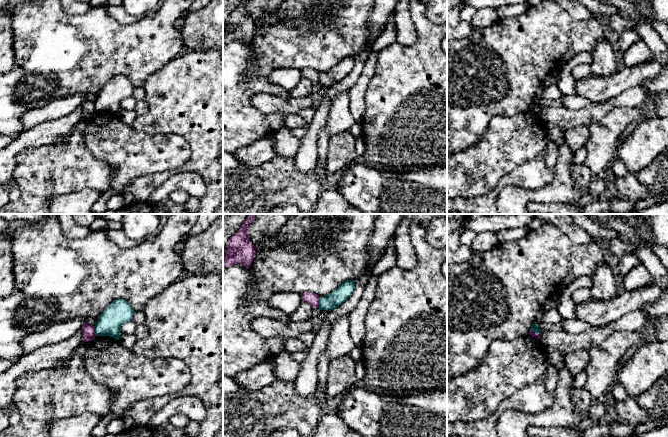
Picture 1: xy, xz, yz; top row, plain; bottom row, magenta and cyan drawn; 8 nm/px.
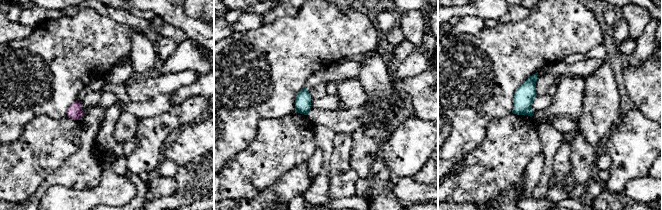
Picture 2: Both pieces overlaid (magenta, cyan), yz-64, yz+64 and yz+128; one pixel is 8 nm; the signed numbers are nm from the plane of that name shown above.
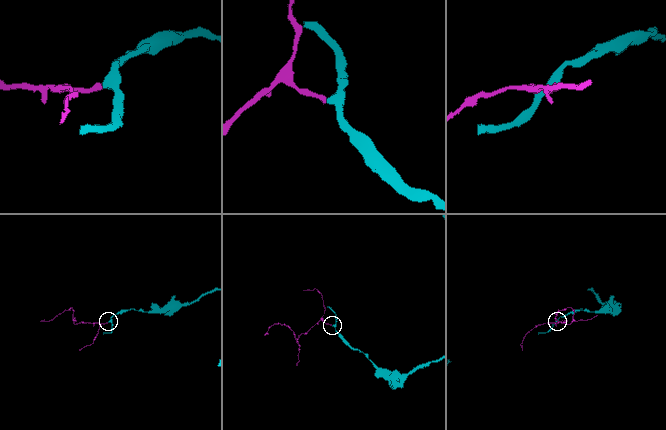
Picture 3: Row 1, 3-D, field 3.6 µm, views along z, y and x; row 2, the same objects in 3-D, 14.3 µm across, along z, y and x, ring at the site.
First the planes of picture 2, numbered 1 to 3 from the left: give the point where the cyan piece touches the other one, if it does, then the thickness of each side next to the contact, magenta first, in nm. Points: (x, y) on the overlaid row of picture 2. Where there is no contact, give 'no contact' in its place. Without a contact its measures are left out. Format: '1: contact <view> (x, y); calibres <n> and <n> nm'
1: no contact
2: no contact
3: no contact

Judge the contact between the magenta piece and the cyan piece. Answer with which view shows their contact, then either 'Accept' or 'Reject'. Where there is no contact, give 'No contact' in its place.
Touches magenta in xy. Reject

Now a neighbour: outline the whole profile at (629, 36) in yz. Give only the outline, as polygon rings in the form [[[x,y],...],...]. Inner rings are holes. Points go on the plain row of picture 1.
[[[627,27],[621,34],[619,34],[618,43],[620,50],[623,53],[626,52],[639,38],[639,34],[634,29]]]

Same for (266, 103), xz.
[[[312,91],[304,97],[283,99],[272,94],[259,94],[253,97],[253,106],[262,113],[271,114],[284,112],[287,114],[298,114],[301,110],[311,107],[313,100]]]

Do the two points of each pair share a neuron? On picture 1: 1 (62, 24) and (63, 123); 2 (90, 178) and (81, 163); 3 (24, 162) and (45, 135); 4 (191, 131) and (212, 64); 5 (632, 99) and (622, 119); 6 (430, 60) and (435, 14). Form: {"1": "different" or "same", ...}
{"1": "different", "2": "same", "3": "different", "4": "same", "5": "different", "6": "different"}

